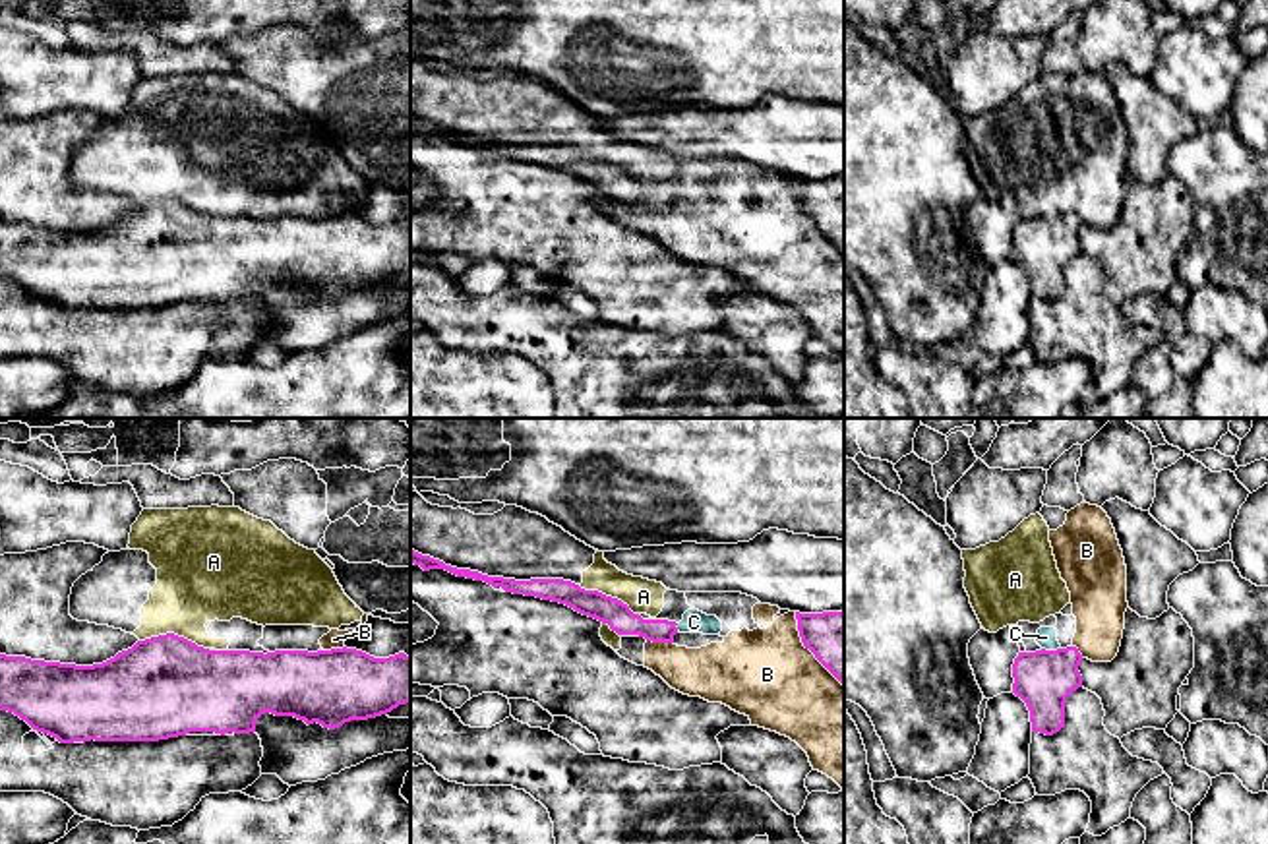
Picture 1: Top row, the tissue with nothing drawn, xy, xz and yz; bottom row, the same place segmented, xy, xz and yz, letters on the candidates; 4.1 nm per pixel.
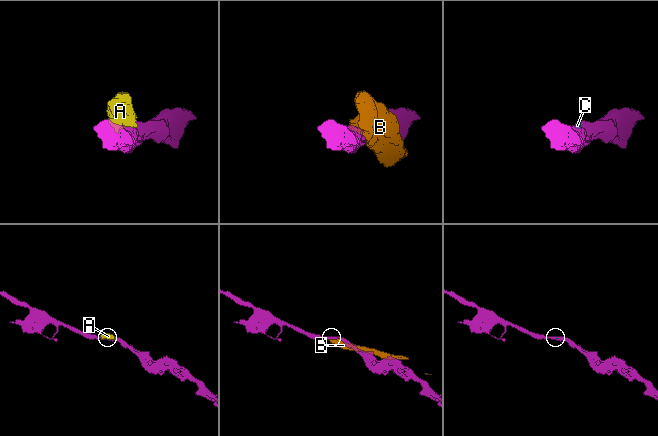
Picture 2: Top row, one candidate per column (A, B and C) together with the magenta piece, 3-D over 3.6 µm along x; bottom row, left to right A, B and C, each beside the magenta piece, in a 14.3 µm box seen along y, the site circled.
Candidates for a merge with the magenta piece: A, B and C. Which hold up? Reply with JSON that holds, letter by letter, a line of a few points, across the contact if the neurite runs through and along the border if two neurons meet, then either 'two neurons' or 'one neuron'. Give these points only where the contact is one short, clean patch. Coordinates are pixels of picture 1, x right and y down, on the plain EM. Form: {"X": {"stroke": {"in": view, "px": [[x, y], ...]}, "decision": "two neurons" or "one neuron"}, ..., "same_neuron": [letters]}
{"A": {"stroke": {"in": "xy", "px": [[140, 206], [177, 200], [208, 215]]}, "decision": "two neurons"}, "B": {"decision": "two neurons"}, "C": {"decision": "two neurons"}, "same_neuron": []}

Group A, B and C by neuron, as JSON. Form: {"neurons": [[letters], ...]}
{"neurons": [["A", "B", "C"]]}

